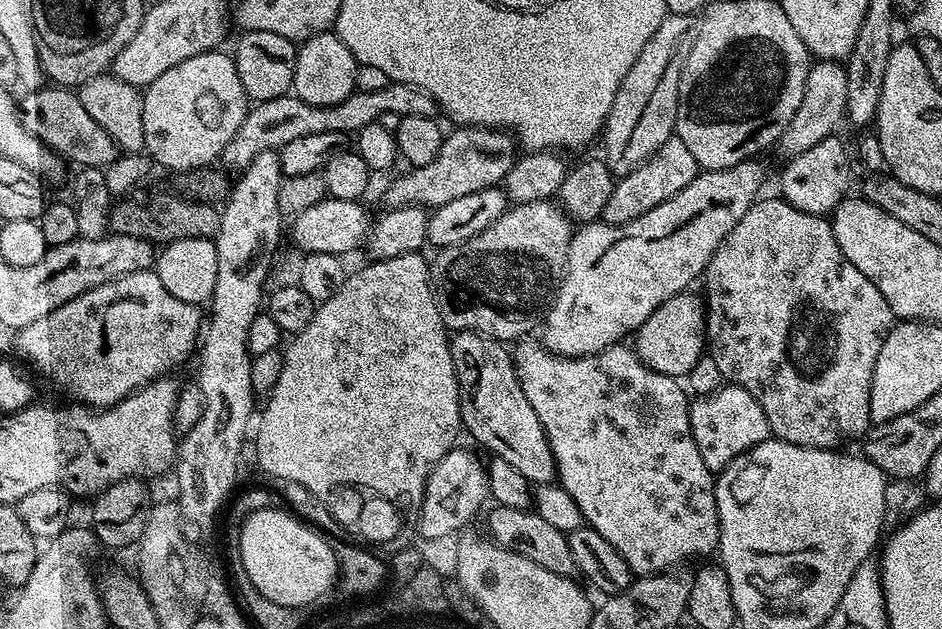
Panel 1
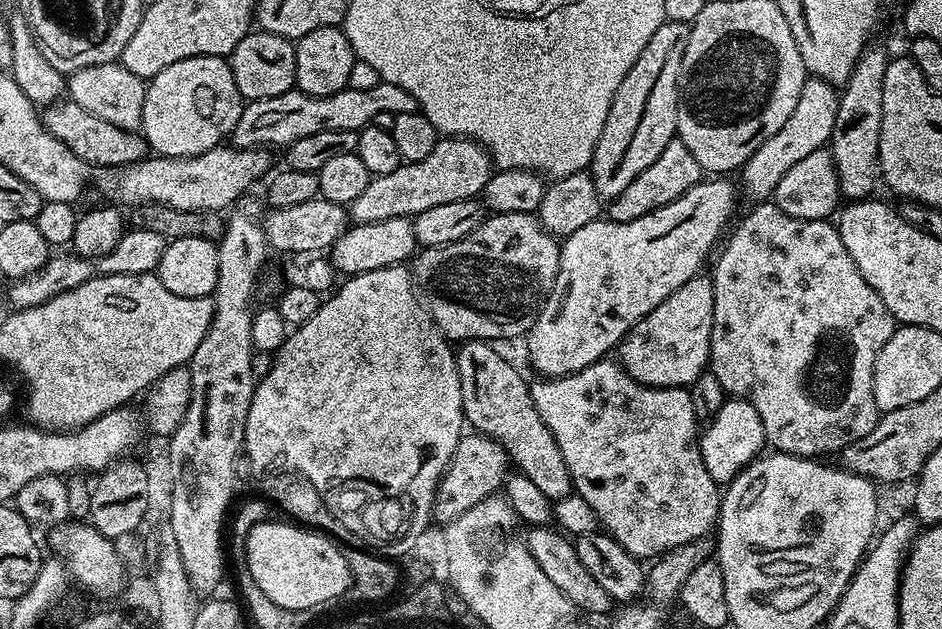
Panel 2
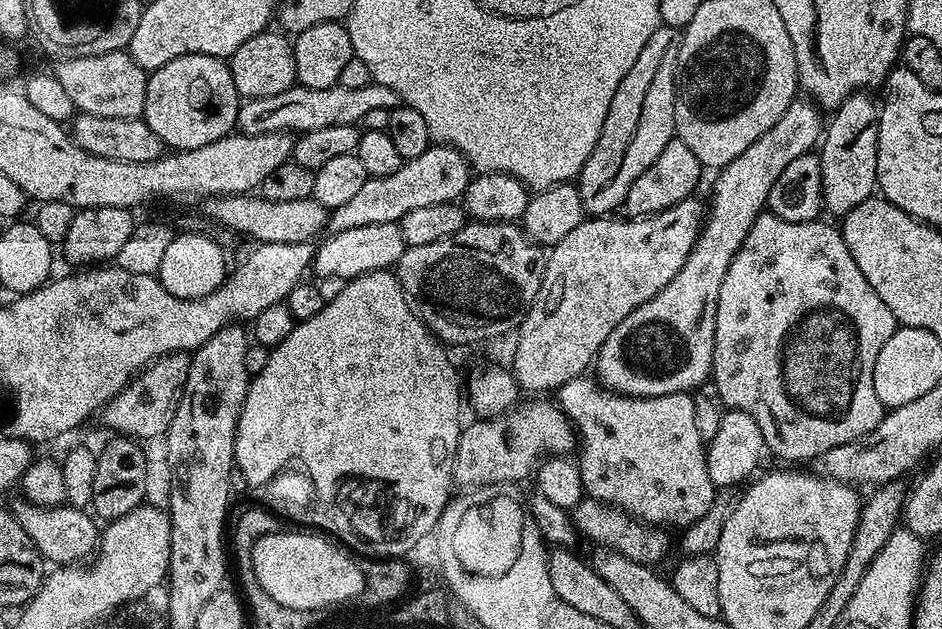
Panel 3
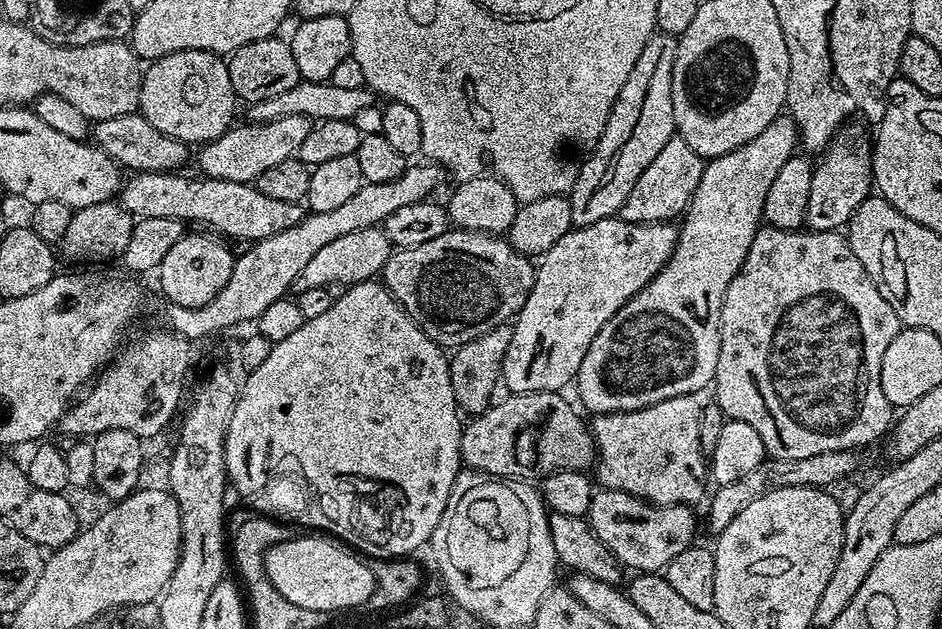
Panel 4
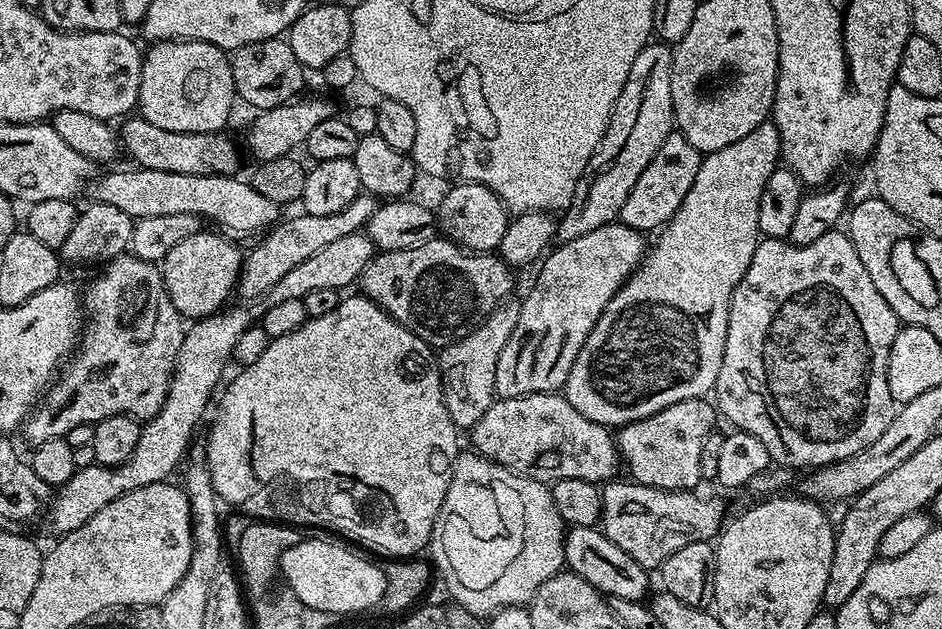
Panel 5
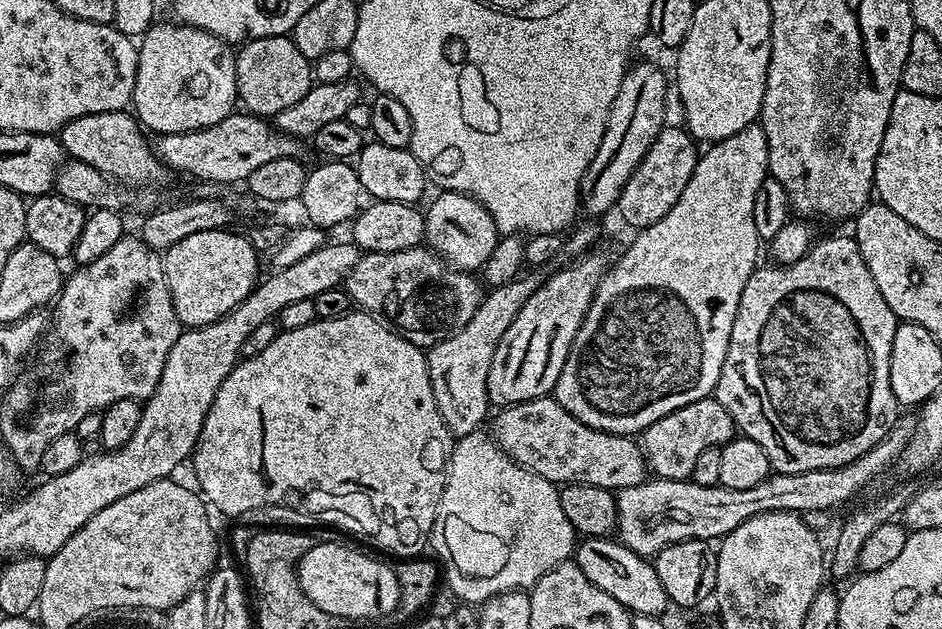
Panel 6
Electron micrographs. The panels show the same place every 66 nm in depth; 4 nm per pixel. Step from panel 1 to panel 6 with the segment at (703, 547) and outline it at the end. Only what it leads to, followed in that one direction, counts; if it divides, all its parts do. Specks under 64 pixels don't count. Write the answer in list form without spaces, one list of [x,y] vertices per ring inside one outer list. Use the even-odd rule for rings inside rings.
[[[705,398],[682,406],[666,418],[658,418],[642,433],[645,461],[653,473],[662,480],[687,480],[695,470],[695,463],[707,448],[720,448],[733,439],[734,425],[730,414],[715,398]]]

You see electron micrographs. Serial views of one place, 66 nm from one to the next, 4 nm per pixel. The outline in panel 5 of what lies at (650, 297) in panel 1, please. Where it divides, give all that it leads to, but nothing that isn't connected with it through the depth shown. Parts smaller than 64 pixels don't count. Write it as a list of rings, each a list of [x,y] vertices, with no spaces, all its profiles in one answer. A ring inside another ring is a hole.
[[[613,222],[561,243],[556,246],[560,248],[553,247],[543,257],[539,265],[540,277],[524,304],[519,305],[514,334],[510,334],[510,342],[506,342],[502,354],[498,354],[498,368],[494,374],[497,397],[518,398],[563,389],[582,342],[612,293],[632,275],[645,255],[644,240],[641,233]]]

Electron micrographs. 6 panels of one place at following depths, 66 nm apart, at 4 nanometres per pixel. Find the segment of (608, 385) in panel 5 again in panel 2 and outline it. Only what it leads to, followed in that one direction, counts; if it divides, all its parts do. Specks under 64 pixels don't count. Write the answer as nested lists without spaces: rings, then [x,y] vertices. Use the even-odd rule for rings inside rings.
[[[815,78],[805,79],[798,106],[794,106],[794,114],[790,114],[786,126],[782,126],[782,130],[778,130],[774,138],[766,138],[766,142],[762,142],[762,146],[758,146],[758,150],[754,150],[743,168],[739,169],[738,184],[743,195],[745,192],[752,202],[767,201],[775,193],[778,182],[782,182],[782,174],[786,174],[790,166],[806,158],[806,154],[825,147],[832,139],[834,118],[838,118],[839,101],[840,93],[833,85]],[[707,275],[688,280],[670,298],[638,321],[618,345],[618,363],[640,384],[655,388],[691,386],[709,367],[710,334],[714,322],[714,286]]]

